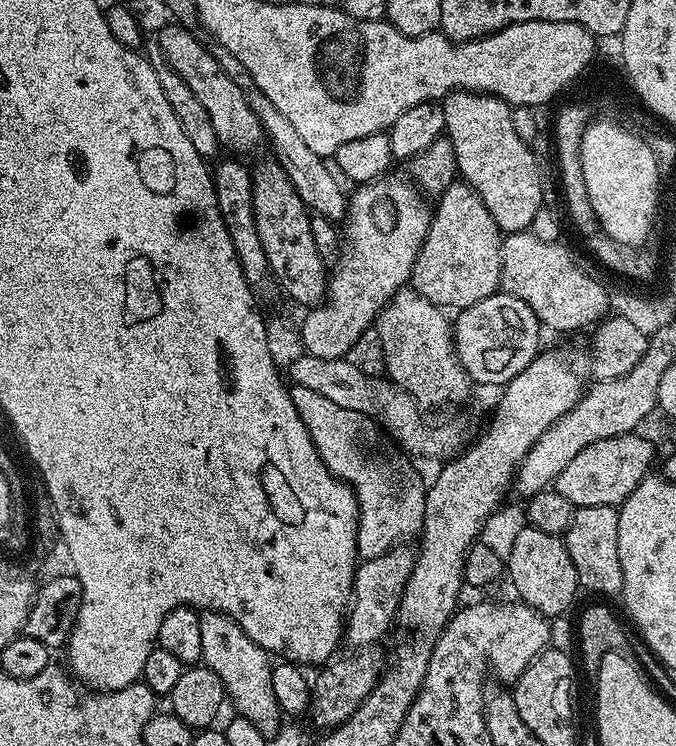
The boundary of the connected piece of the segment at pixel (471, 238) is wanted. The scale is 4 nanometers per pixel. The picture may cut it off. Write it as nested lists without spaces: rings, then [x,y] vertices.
[[[457,182],[449,186],[435,201],[432,225],[422,250],[412,267],[411,291],[445,310],[459,310],[482,302],[501,287],[502,233],[490,218],[486,202],[469,184]]]

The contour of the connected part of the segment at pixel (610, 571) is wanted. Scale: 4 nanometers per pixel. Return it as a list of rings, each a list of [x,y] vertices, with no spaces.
[[[586,506],[575,509],[562,539],[585,593],[597,592],[600,598],[619,597],[623,593],[622,562],[618,562],[618,511],[615,507]]]

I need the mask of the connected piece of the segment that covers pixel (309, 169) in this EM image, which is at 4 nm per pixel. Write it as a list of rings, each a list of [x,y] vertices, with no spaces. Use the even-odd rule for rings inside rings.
[[[213,43],[210,51],[212,59],[218,62],[218,66],[222,66],[224,75],[229,76],[244,91],[248,105],[254,110],[260,127],[264,129],[266,144],[272,147],[272,152],[276,155],[273,156],[275,163],[282,166],[286,178],[290,178],[294,190],[298,190],[304,205],[317,216],[324,216],[333,222],[343,221],[348,210],[349,197],[346,195],[345,189],[340,187],[332,175],[326,171],[323,165],[325,157],[314,154],[314,150],[310,150],[310,146],[306,146],[306,142],[298,135],[298,130],[294,130],[294,125],[280,113],[278,106],[274,106],[274,102],[270,102],[270,98],[266,98],[266,94],[262,94],[262,90],[258,90],[254,78],[250,78],[250,74],[246,70],[246,66],[242,66],[242,62],[238,62],[238,58],[234,58],[234,54],[230,54],[230,50],[226,50],[218,43]]]

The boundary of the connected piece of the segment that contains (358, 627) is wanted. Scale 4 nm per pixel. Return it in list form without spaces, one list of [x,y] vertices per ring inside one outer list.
[[[401,542],[378,558],[360,560],[356,566],[356,581],[352,583],[352,598],[346,617],[346,640],[359,650],[378,644],[394,624],[400,611],[400,599],[406,590],[406,582],[414,570],[416,552]]]

